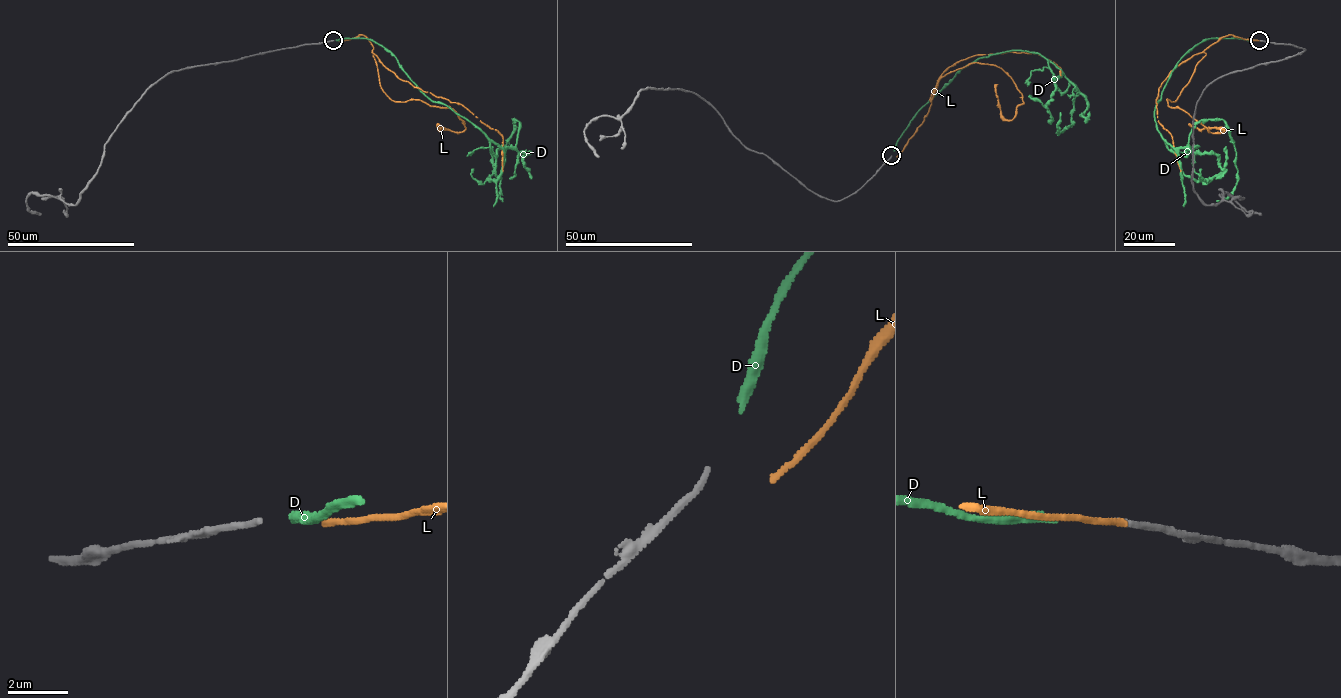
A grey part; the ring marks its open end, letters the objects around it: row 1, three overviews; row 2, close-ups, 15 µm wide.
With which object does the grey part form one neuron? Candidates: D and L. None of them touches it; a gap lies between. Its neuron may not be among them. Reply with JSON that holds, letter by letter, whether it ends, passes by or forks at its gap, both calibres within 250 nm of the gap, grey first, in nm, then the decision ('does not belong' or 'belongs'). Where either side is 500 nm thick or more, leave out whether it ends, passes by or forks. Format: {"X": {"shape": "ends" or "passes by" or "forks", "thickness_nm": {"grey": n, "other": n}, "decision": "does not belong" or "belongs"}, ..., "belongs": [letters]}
{"D": {"shape": "ends", "thickness_nm": {"grey": 200, "other": 280}, "decision": "belongs"}, "L": {"shape": "ends", "thickness_nm": {"grey": 200, "other": 200}, "decision": "does not belong"}, "belongs": ["D"]}

